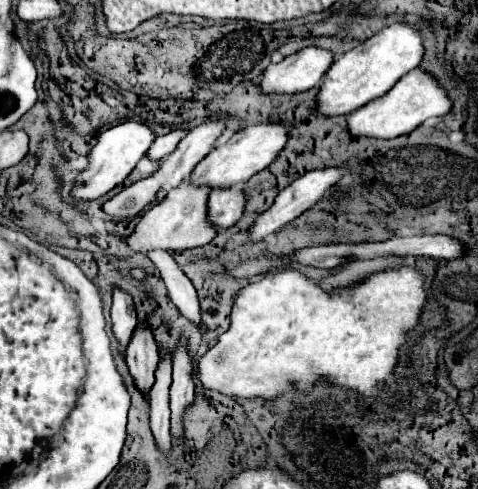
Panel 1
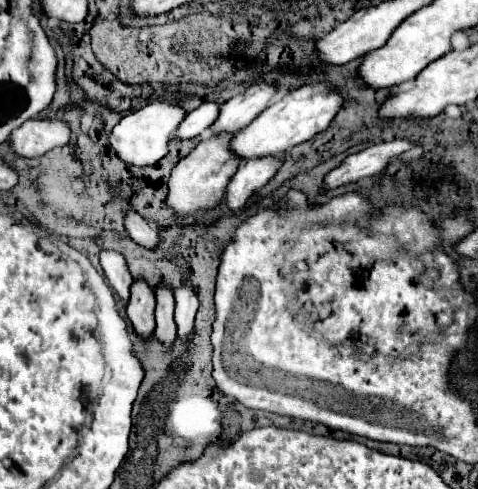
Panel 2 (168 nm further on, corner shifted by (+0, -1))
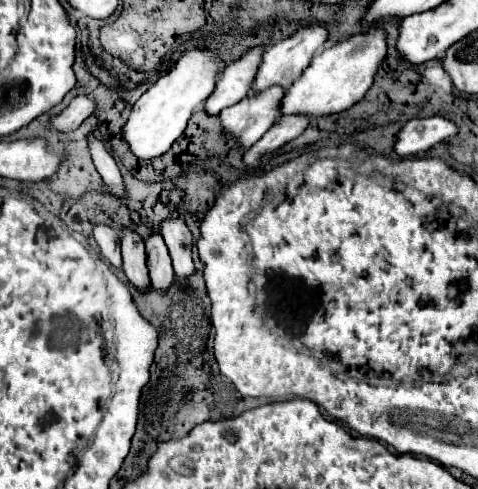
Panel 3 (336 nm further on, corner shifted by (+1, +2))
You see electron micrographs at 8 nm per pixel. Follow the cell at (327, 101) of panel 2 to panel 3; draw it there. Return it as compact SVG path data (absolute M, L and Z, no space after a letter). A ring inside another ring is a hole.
M377 24L377 28L365 30L361 34L323 48L313 56L309 68L301 74L301 78L295 80L293 86L287 90L285 100L281 104L281 114L307 114L309 118L317 118L347 110L349 106L359 102L371 88L377 68L385 60L385 56L387 32L381 24Z

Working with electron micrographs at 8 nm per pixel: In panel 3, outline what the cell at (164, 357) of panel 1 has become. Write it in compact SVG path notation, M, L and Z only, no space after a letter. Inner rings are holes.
M159 232L149 234L145 238L145 248L147 248L147 268L151 286L159 292L165 292L173 282L173 266L163 236Z

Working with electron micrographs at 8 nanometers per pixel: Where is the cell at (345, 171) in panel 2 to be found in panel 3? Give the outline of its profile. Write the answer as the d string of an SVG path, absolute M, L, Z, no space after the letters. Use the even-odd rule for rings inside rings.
M443 116L415 118L415 120L409 120L403 124L393 150L399 156L413 156L421 150L435 146L437 142L445 142L445 140L457 136L457 132L459 132L457 124Z

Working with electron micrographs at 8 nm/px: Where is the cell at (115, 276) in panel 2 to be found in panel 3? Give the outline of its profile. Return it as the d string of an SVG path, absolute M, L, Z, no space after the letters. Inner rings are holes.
M107 224L93 226L93 238L101 248L101 254L115 266L121 268L121 250L119 250L119 232Z

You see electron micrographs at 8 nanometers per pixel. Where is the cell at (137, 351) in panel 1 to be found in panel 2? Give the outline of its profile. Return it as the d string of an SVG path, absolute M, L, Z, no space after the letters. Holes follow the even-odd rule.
M134 281L130 303L126 307L126 315L128 315L136 335L142 339L150 339L154 333L154 327L156 327L154 305L156 305L154 291L144 281Z

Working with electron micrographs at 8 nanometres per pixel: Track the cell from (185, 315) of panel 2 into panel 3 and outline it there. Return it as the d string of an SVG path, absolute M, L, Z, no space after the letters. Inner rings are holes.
M185 218L175 220L163 220L161 222L161 236L165 238L165 244L169 248L173 268L177 278L183 282L187 276L195 272L193 260L191 260L191 246L193 246L193 234L185 224Z

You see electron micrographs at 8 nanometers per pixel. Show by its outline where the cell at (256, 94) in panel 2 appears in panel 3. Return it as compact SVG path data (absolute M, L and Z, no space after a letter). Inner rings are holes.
M307 24L307 26L301 26L289 38L279 40L271 48L267 48L263 54L263 62L261 62L261 68L257 72L257 78L253 82L253 90L257 92L261 88L269 88L269 84L281 84L281 86L289 88L303 74L303 70L309 66L315 50L321 50L325 46L327 36L329 36L329 32L323 24Z

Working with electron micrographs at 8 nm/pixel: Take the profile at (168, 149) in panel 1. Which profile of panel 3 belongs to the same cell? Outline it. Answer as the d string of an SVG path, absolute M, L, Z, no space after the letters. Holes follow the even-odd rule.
M253 46L247 48L243 56L233 60L221 78L215 84L213 94L209 96L205 110L207 114L219 114L229 104L235 104L237 100L245 98L261 64L261 56L265 52L265 46Z

